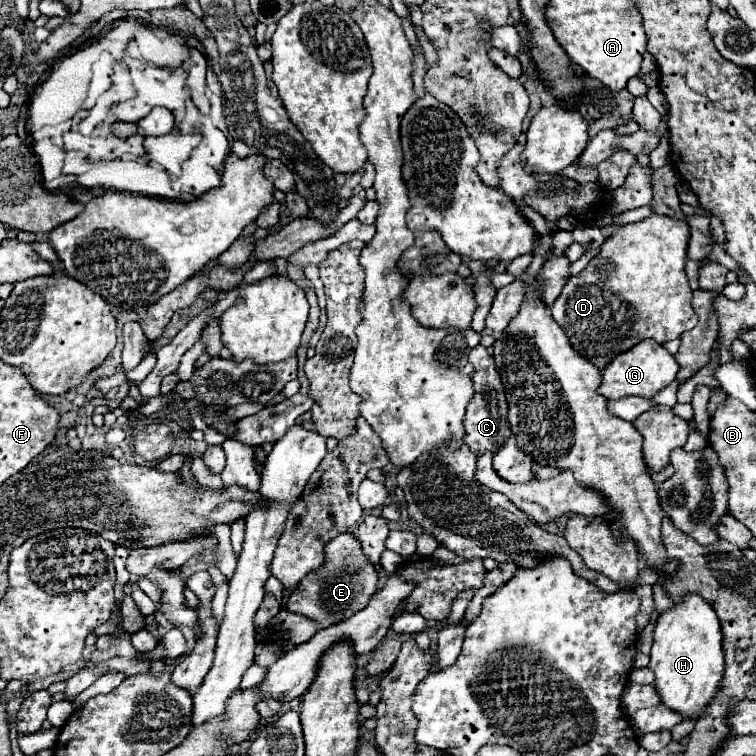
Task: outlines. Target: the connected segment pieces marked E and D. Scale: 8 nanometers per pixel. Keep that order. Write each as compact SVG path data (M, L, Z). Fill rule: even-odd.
M345 532L327 542L321 572L315 570L307 574L289 596L285 608L315 620L321 630L339 624L351 618L351 614L363 610L363 606L367 606L371 596L377 592L377 588L379 588L379 572L375 570L375 566L371 566L371 562L367 562L359 540L353 534Z
M651 212L651 216L643 218L641 222L621 226L609 240L605 240L601 254L593 258L581 274L573 276L565 284L561 296L551 306L555 322L565 330L573 348L597 368L605 368L617 354L633 348L645 338L653 338L659 344L665 344L667 340L679 338L683 332L693 328L697 314L691 306L693 290L689 288L685 274L687 242L687 220L675 220L669 216L659 216L655 212Z

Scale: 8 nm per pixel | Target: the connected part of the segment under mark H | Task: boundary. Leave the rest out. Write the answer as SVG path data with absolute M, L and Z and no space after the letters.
M687 596L659 616L649 668L655 672L655 688L665 706L683 716L701 716L705 712L725 670L721 624L711 604L699 596Z

